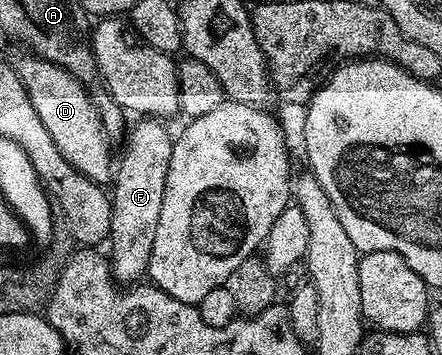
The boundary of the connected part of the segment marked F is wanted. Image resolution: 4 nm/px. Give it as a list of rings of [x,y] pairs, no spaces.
[[[141,117],[138,123],[128,128],[129,140],[125,143],[125,152],[119,155],[115,167],[115,178],[111,183],[111,229],[107,240],[107,258],[111,264],[113,278],[118,284],[129,285],[140,275],[144,276],[149,270],[151,249],[155,245],[155,229],[159,226],[159,212],[163,209],[163,193],[167,185],[167,169],[173,152],[174,136],[164,127],[162,120],[157,117]]]

